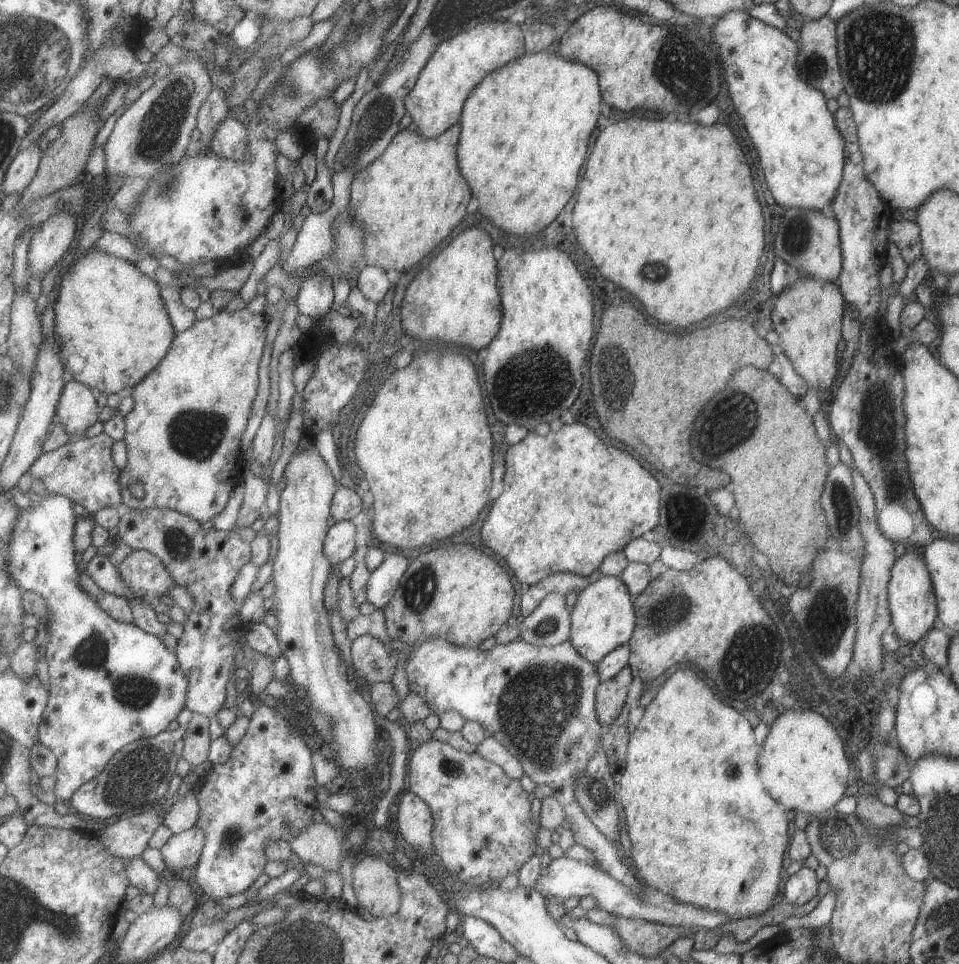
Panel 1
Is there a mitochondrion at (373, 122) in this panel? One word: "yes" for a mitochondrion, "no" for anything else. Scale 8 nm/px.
yes

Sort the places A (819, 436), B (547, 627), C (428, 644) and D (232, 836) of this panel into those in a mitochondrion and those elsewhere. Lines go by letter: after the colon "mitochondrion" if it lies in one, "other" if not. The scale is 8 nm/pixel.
A: other
B: mitochondrion
C: other
D: mitochondrion

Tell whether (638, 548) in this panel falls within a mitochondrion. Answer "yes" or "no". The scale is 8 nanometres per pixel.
no

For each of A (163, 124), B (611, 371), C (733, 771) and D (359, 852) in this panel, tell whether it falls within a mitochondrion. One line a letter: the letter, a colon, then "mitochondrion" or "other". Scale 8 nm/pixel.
A: mitochondrion
B: mitochondrion
C: other
D: other

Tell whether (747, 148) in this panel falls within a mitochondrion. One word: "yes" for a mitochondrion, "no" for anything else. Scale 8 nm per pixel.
no

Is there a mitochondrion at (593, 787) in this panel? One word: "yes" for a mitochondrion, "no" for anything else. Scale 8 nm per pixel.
yes

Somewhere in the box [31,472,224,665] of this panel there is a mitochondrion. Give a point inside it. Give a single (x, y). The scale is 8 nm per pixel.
(178, 543)

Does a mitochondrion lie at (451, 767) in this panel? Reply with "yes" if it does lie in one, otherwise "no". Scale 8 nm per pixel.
yes

